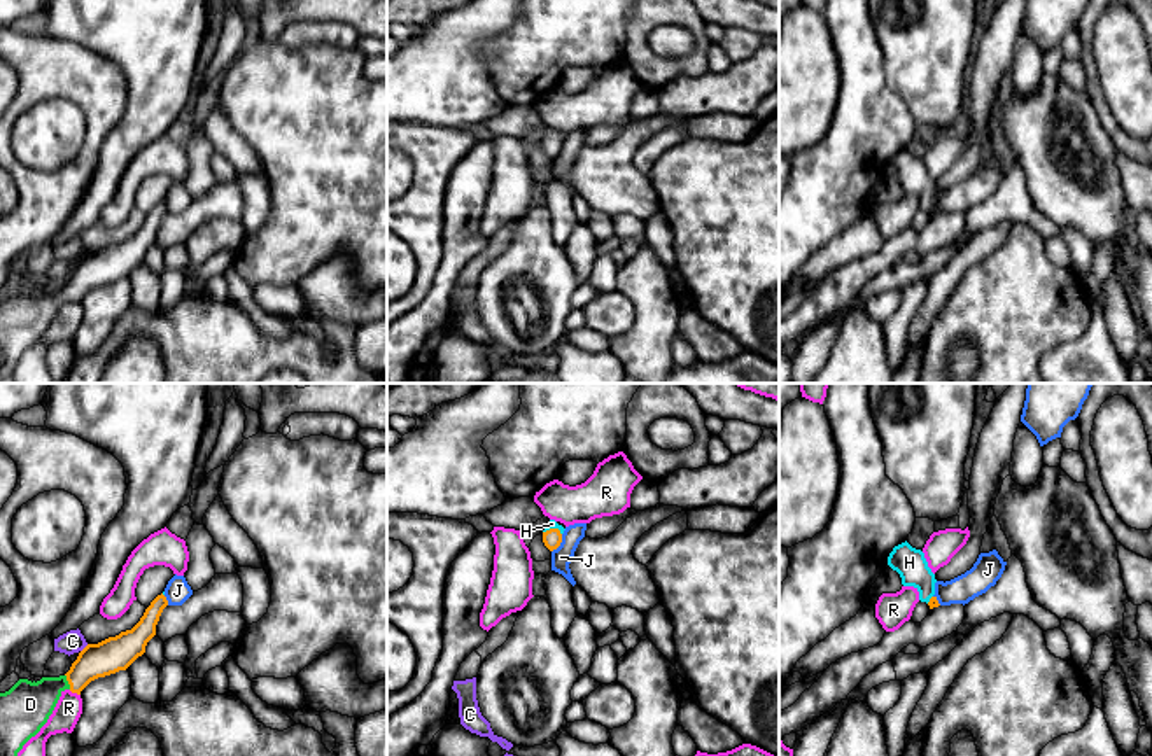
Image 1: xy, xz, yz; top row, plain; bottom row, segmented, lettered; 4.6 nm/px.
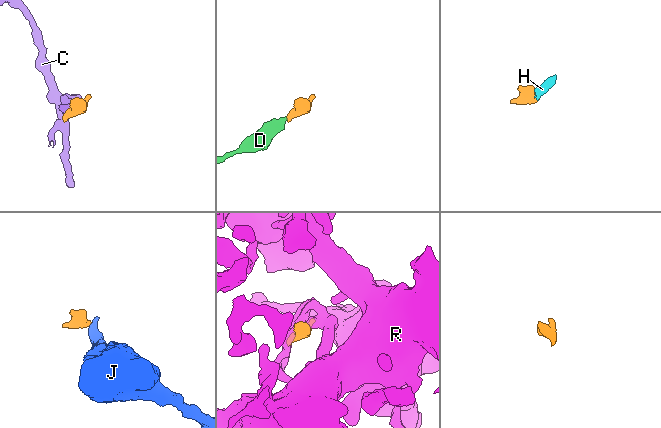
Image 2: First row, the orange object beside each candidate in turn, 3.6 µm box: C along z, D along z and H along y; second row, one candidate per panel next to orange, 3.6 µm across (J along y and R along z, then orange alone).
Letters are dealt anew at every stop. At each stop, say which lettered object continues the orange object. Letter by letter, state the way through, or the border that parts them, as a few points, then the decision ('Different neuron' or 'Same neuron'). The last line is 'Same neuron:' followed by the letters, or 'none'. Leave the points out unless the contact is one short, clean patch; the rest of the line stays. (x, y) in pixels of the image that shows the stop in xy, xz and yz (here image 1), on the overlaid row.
C: Boundary: xy (88, 644), (81, 651). Different neuron
D: Path across: xy (97, 660), (76, 679), (67, 679), (27, 706). Same neuron
H: Path across: xz (552, 538), (552, 529), (552, 524). Same neuron
J: Boundary: xz (562, 534), (562, 541), (552, 552). Different neuron
R: Different neuron
Same neuron: D, H

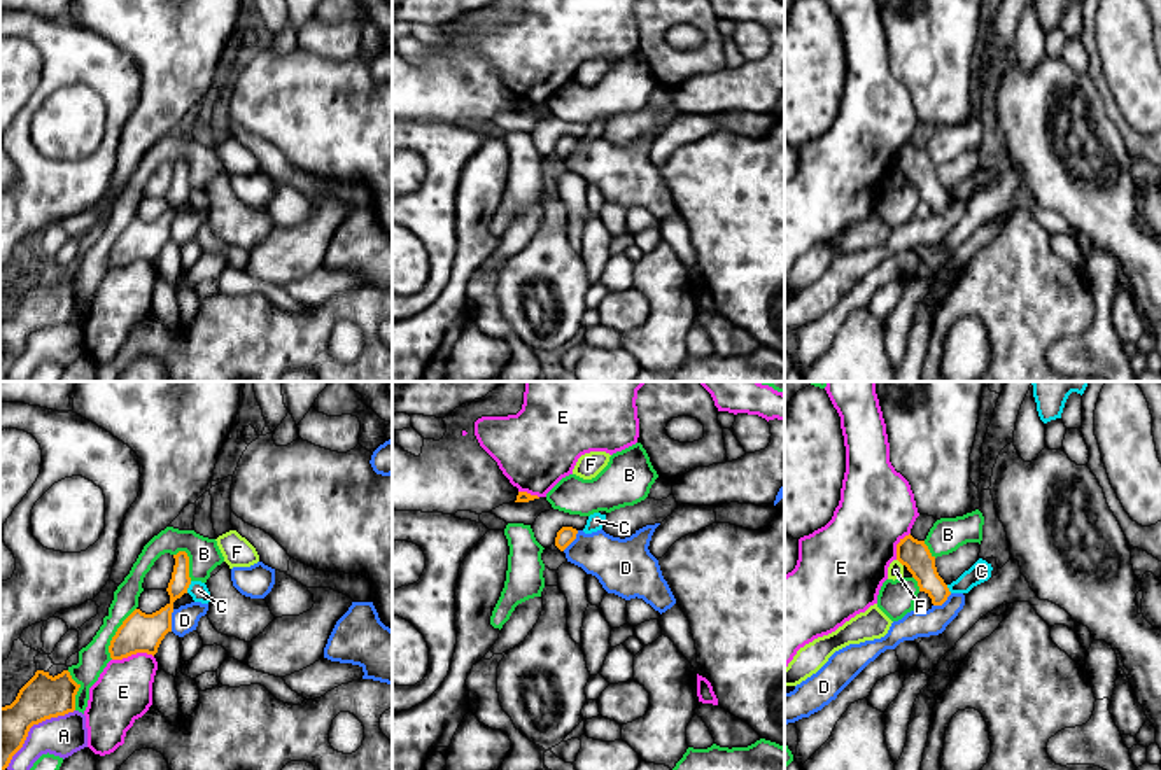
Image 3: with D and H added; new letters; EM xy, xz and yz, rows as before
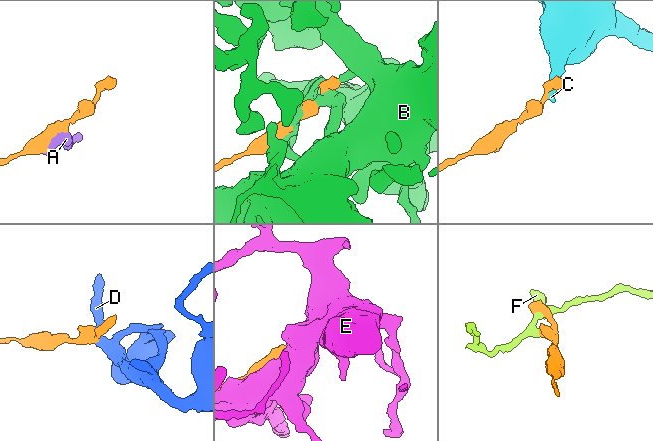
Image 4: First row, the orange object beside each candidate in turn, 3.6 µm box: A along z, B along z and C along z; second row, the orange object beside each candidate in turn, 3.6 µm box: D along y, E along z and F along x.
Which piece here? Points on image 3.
A: Boundary: xy (74, 709), (35, 723), (23, 746), (6, 767). Different neuron
B: Different neuron
C: Boundary: xy (191, 581), (186, 592). Different neuron
D: Boundary: xy (174, 609), (170, 630). Different neuron
E: Different neuron
F: Boundary: yz (897, 559), (902, 566). Different neuron
Same neuron: none

